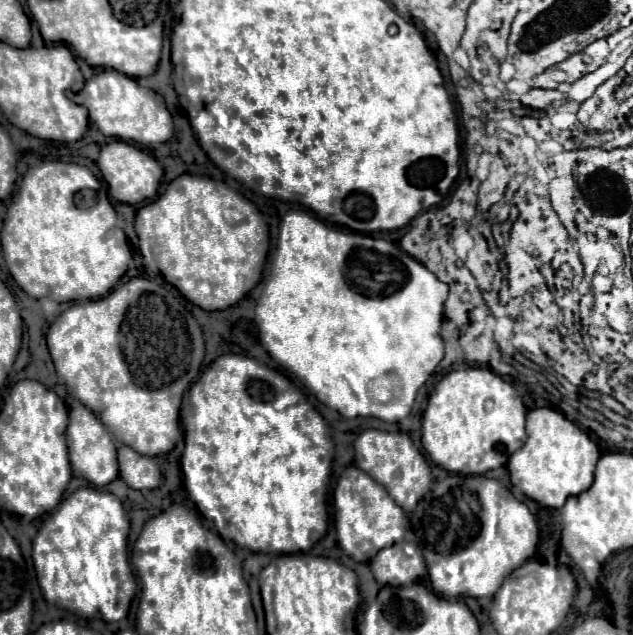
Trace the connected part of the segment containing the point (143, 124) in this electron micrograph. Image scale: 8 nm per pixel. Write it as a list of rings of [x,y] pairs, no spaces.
[[[104,69],[88,79],[84,89],[76,95],[76,103],[88,109],[90,121],[106,137],[118,137],[122,141],[132,141],[148,147],[154,143],[164,143],[174,135],[172,115],[166,109],[164,97],[148,87],[140,87],[132,77],[126,77],[114,69]]]

